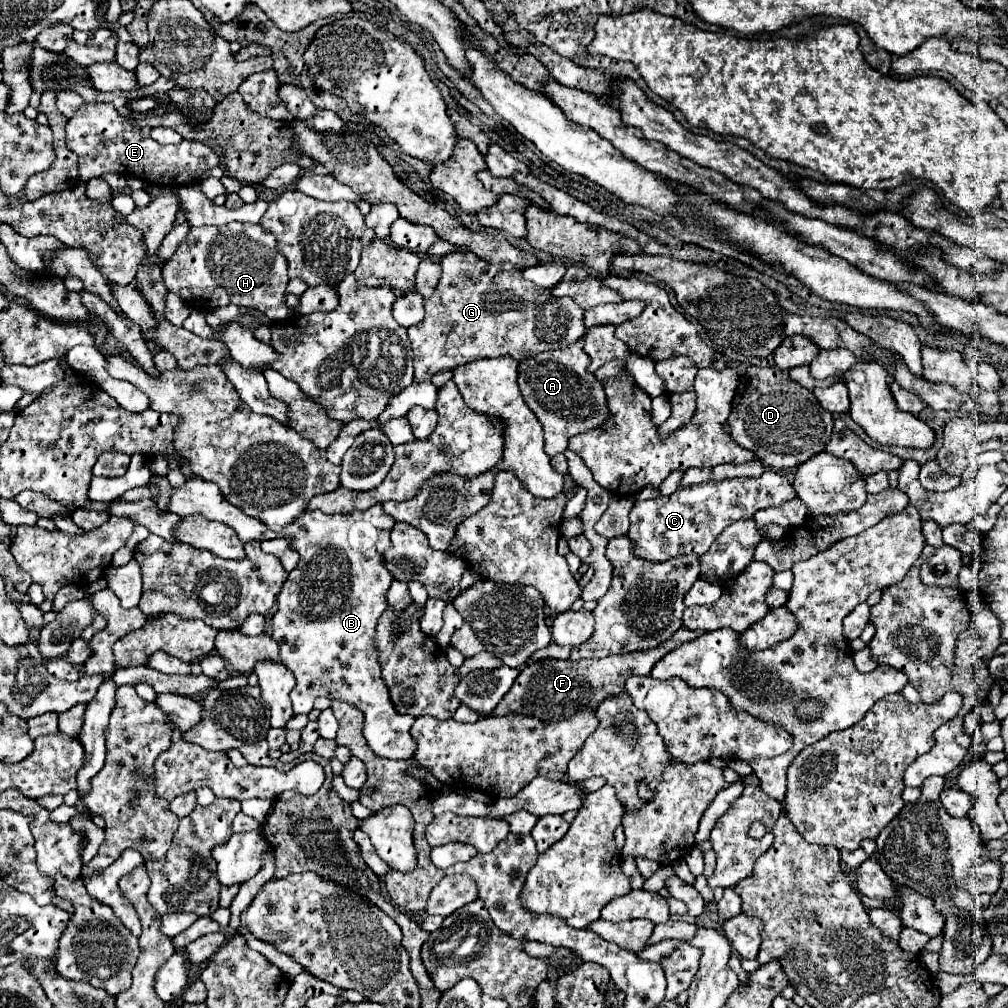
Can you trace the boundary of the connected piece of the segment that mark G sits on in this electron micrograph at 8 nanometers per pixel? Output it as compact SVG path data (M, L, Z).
M463 249L441 257L441 269L439 285L425 301L425 319L407 329L415 353L415 383L483 357L509 355L523 361L541 351L563 349L585 335L583 311L569 297L553 297L525 281L517 265L493 265Z

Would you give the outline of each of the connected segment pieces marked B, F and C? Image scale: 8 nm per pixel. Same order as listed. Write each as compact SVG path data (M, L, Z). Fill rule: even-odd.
M189 475L185 485L181 489L173 489L171 501L169 501L169 511L177 513L179 517L189 517L189 515L203 515L209 521L219 521L229 525L237 537L247 543L247 541L263 541L263 539L279 539L285 537L291 541L293 549L301 555L301 561L297 569L293 569L277 597L277 613L273 615L273 639L279 645L281 653L281 663L287 665L293 675L297 677L297 685L291 691L291 703L293 703L293 713L309 713L311 703L315 701L315 695L323 695L329 699L339 699L355 705L363 717L365 717L365 727L363 735L371 747L373 753L385 759L411 759L417 743L413 737L409 737L409 729L415 721L415 717L401 715L393 707L393 701L389 697L389 689L385 681L381 679L381 665L377 657L377 647L375 647L375 627L377 619L381 613L387 609L385 593L389 591L389 585L393 583L393 575L385 569L385 549L389 549L391 539L389 533L395 525L395 521L383 513L381 505L373 505L367 511L353 511L349 515L325 515L321 511L305 511L297 521L287 525L281 531L271 531L263 521L257 521L245 513L241 513L237 507L229 505L221 497L221 491L217 485L207 483L195 475Z
M681 627L673 637L669 637L665 643L637 653L623 653L623 655L609 655L605 659L581 659L581 661L529 661L517 681L513 683L513 689L501 699L501 703L495 707L493 715L507 715L507 713L521 713L537 719L545 719L545 723L557 723L569 719L569 715L577 713L577 709L597 709L603 699L623 693L625 681L631 675L649 675L653 665L665 657L669 651L679 647L685 641L691 641L699 637L703 631L689 631Z
M767 469L761 477L739 477L733 481L709 481L691 487L677 489L669 497L657 497L649 501L637 501L629 513L631 527L629 537L635 541L635 555L649 561L665 561L677 555L687 553L705 553L709 551L715 537L733 521L751 519L755 511L783 505L785 501L795 499L797 493L789 479Z

